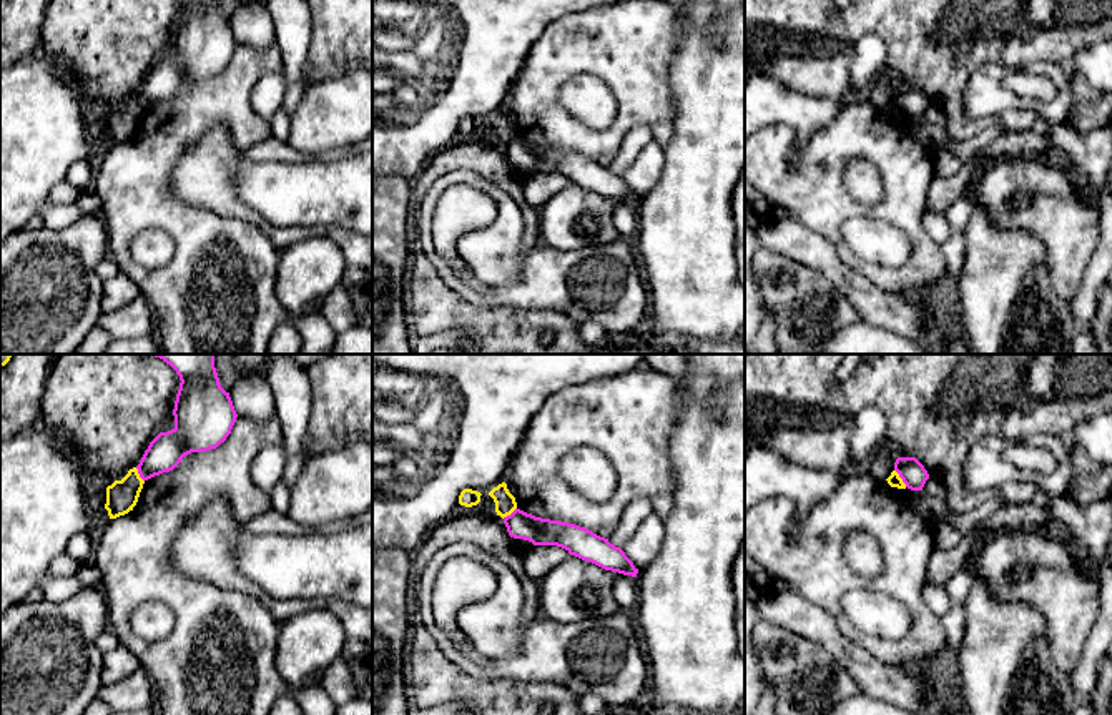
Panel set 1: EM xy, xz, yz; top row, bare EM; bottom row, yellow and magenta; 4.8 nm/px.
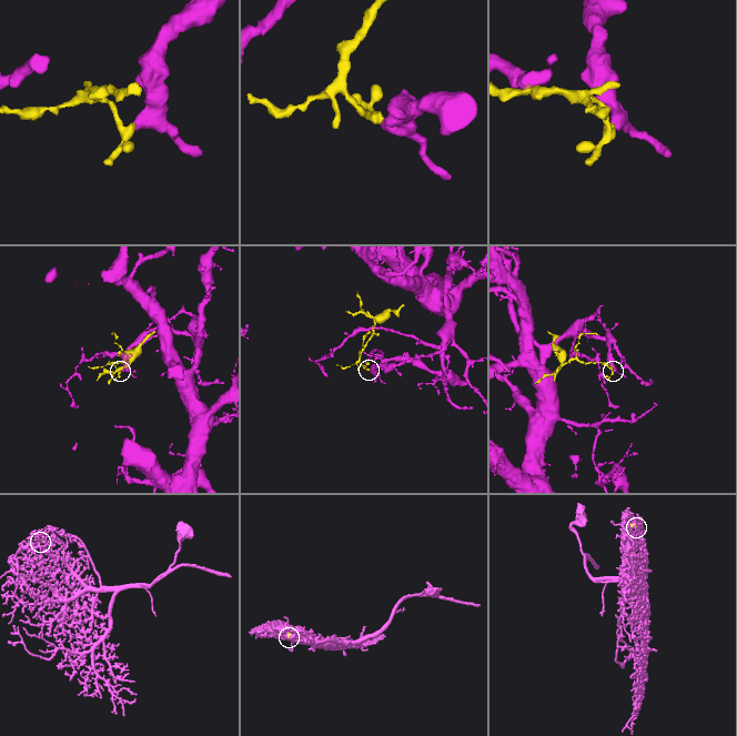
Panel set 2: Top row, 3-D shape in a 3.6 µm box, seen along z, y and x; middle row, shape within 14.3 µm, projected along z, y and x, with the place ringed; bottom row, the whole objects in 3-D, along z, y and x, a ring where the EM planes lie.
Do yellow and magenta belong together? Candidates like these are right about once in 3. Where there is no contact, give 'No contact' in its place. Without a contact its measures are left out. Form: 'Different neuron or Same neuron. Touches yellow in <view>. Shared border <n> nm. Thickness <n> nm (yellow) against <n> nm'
Different neuron. Touches yellow in yz. Shared border 110 nm. Thickness 60 nm (yellow) against 120 nm

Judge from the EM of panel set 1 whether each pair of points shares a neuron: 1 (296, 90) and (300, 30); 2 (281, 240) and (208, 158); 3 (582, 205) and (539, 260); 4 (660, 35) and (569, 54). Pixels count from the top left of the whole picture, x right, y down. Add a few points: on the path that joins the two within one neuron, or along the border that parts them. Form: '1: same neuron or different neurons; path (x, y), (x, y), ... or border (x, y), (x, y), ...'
1: same neuron; path (295, 75), (295, 45)
2: same neuron; path (258, 220), (240, 210), (211, 182)
3: different neurons; border (542, 241), (565, 250), (589, 248)
4: same neuron; path (637, 37), (632, 42), (592, 42)

